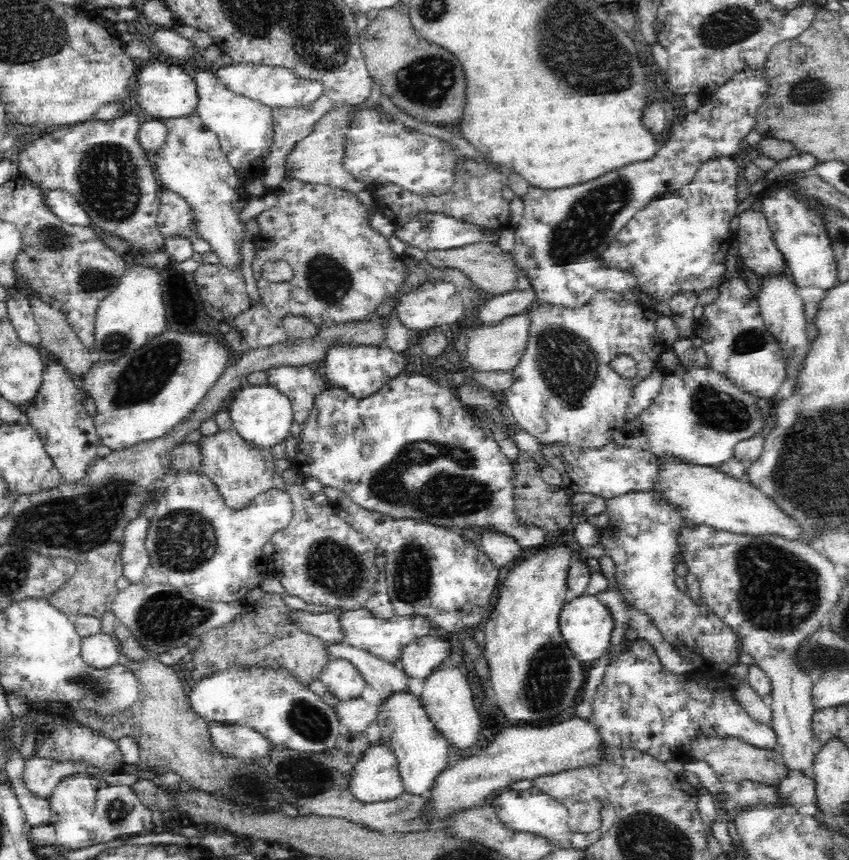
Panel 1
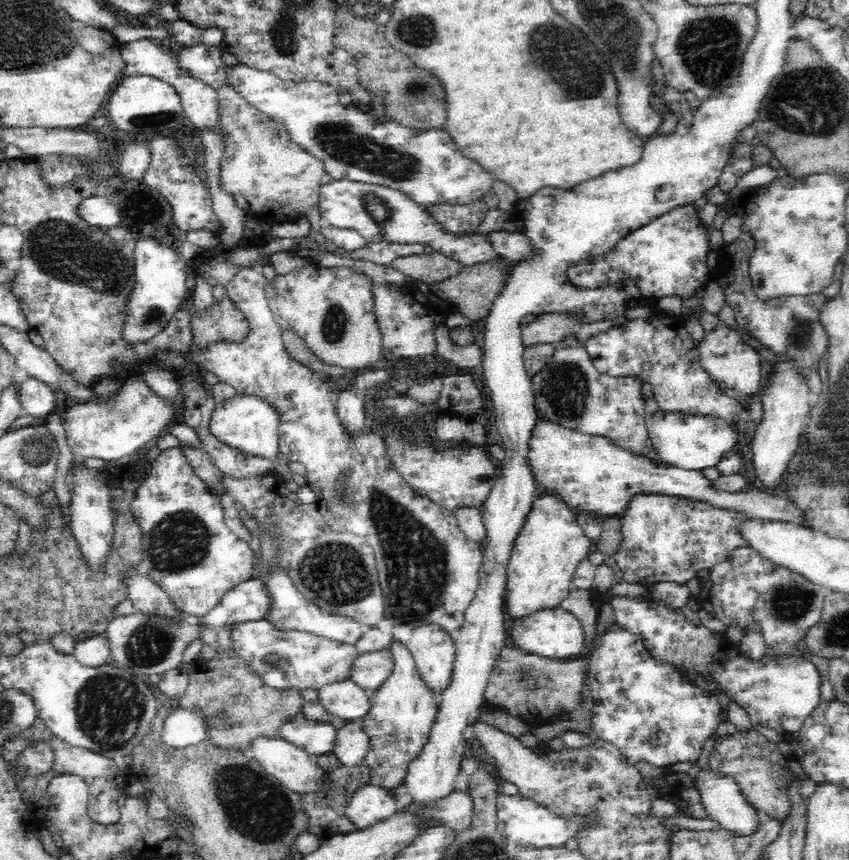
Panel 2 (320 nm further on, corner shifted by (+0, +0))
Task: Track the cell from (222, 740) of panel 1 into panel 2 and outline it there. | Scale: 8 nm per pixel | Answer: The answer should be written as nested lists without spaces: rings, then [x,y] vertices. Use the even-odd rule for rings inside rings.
[[[262,735],[249,740],[246,747],[242,747],[245,755],[258,761],[263,769],[280,781],[288,790],[300,794],[302,791],[314,790],[326,784],[326,774],[318,770],[315,763],[316,755],[308,754],[295,744],[282,739],[280,736]]]

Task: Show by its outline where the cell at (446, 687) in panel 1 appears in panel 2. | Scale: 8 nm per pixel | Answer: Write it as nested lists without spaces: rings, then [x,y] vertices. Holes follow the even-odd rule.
[[[437,625],[418,627],[405,644],[426,688],[437,698],[449,688],[456,661],[452,636]]]

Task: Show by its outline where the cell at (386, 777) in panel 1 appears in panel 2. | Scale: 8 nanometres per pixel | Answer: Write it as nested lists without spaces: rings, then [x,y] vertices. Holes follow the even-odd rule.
[[[367,780],[350,795],[345,815],[356,829],[361,829],[390,816],[399,808],[397,798],[389,789]]]

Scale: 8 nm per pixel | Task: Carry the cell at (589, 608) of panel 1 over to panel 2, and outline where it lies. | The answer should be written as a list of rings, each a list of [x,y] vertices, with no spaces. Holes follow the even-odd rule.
[[[560,606],[552,610],[542,610],[532,614],[525,621],[514,622],[510,626],[509,633],[514,646],[518,650],[524,650],[524,652],[549,659],[563,659],[570,658],[570,656],[578,657],[585,648],[586,633],[581,619]]]

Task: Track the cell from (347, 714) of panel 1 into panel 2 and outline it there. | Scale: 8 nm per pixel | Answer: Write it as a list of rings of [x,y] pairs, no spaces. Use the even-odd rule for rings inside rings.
[[[349,720],[337,728],[334,753],[338,760],[348,766],[363,762],[369,749],[370,735],[366,733],[359,720]]]

